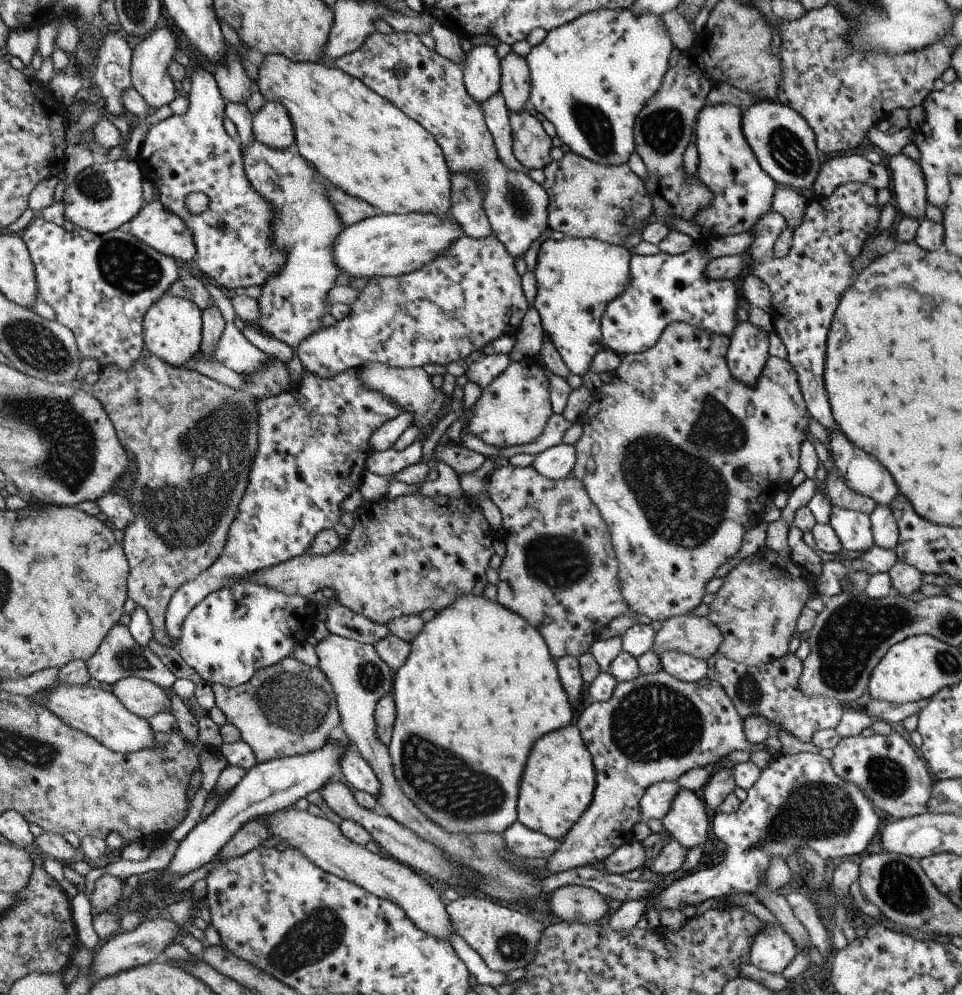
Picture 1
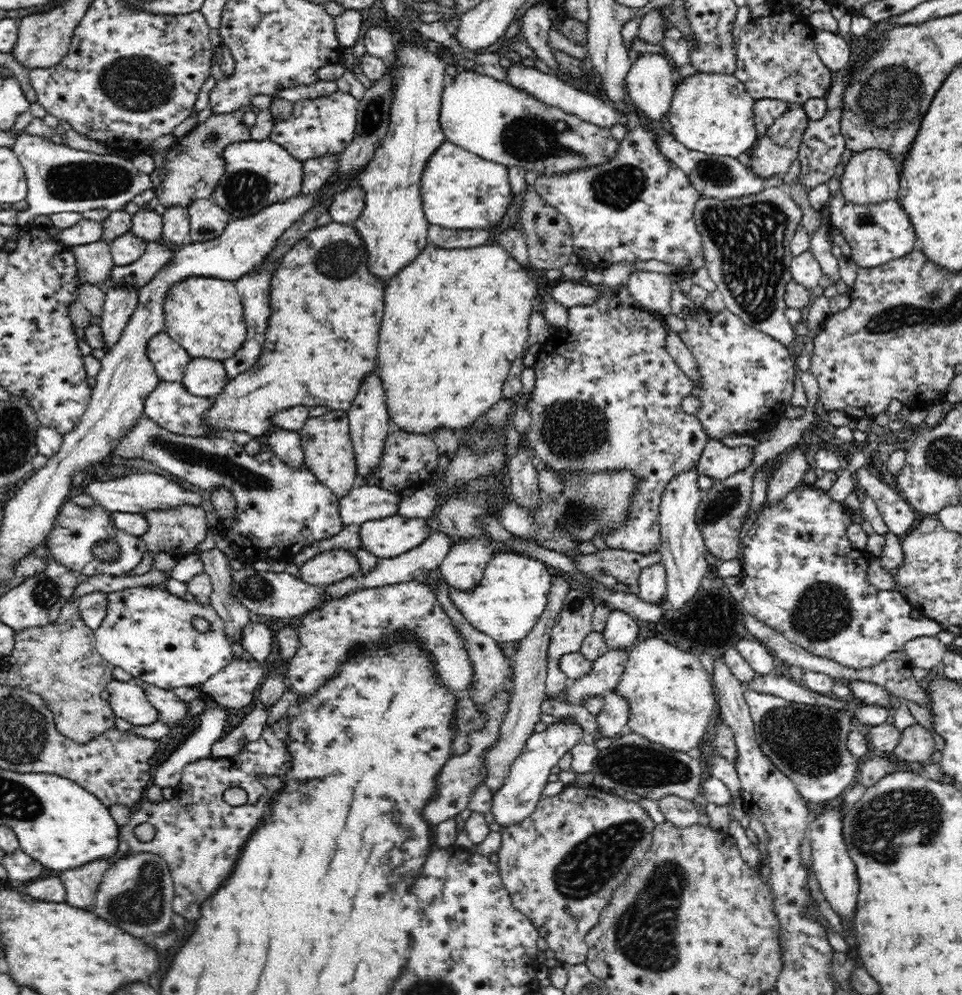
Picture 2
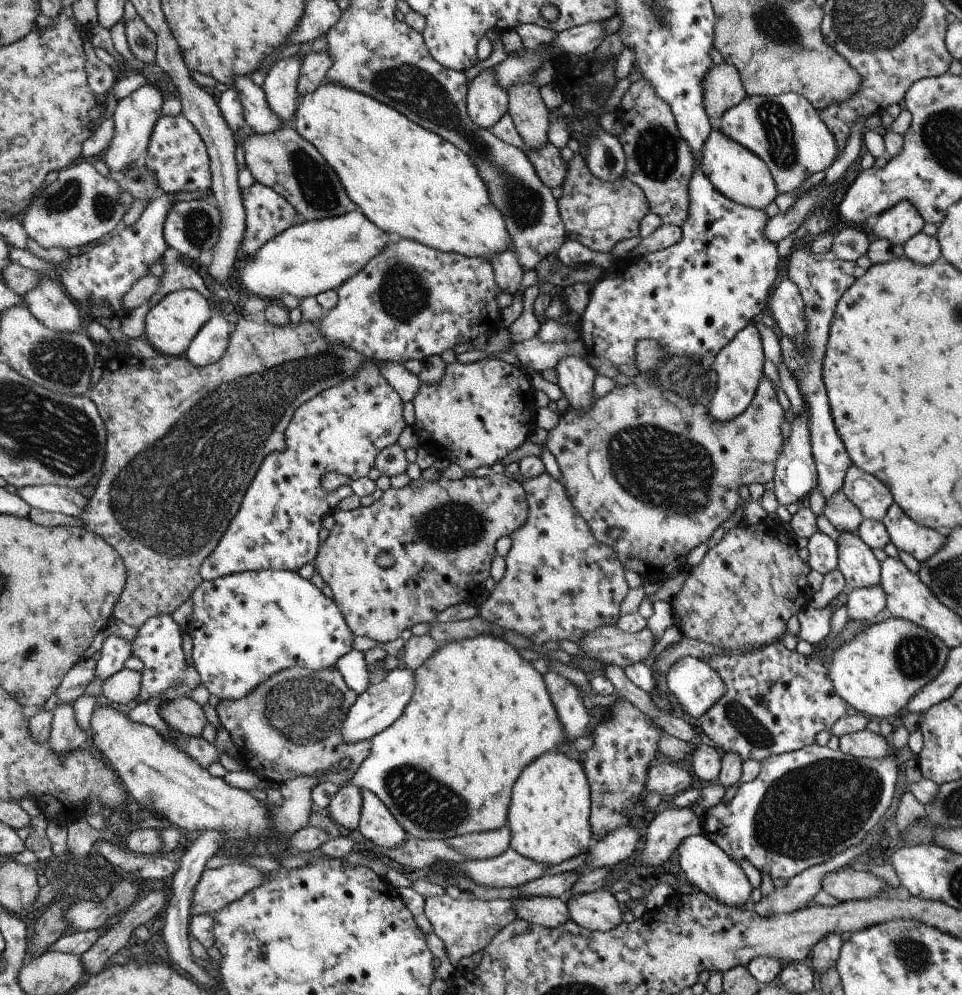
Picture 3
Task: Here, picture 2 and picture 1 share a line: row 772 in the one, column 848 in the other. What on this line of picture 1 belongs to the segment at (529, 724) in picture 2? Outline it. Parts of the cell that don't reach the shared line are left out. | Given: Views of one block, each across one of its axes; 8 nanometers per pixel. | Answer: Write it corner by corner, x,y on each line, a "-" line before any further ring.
837,468
830,473
827,472
827,482
829,500
832,506
836,505
845,509
852,509
871,514
877,502
870,497
854,492
843,479

